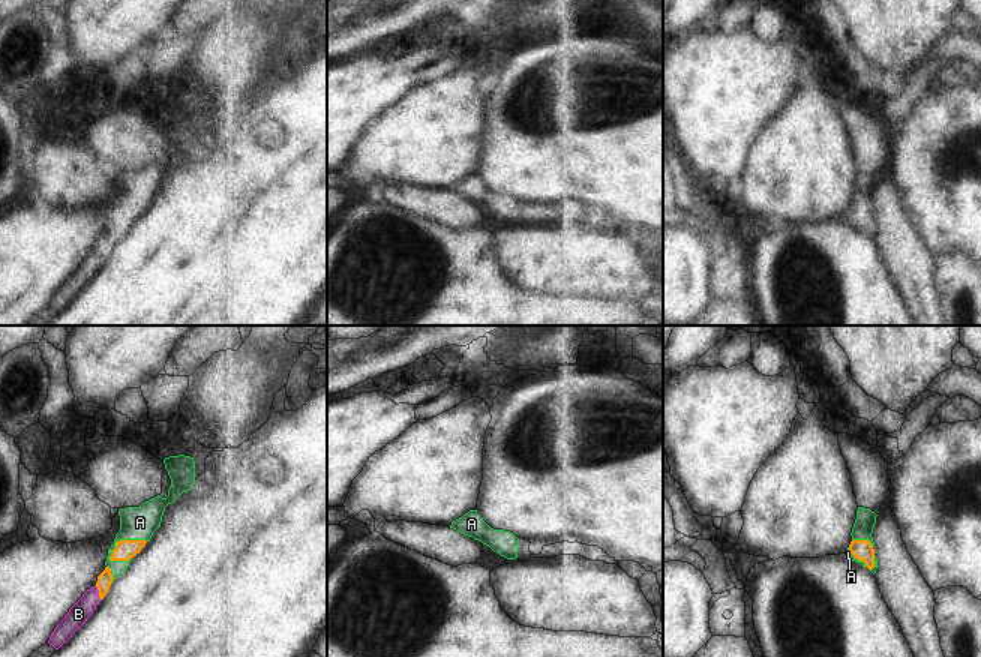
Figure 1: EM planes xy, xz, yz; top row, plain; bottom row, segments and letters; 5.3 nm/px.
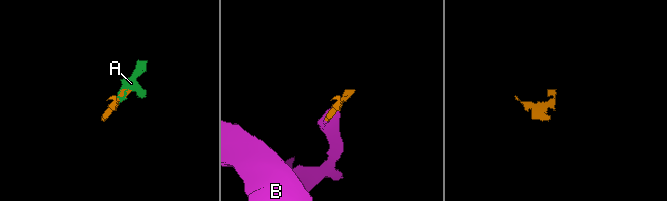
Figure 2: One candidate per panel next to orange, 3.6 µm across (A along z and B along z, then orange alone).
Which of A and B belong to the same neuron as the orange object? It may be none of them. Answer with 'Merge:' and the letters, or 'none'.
Merge: A, B

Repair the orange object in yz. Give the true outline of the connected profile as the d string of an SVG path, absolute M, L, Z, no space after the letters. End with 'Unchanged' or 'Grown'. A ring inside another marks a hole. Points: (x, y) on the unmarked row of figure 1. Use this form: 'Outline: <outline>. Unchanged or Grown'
Outline: M858 171L856 183L852 192L852 206L846 213L846 219L850 220L852 225L867 231L873 238L878 234L878 222L874 219L874 206L872 201L876 177L870 172Z. Grown

